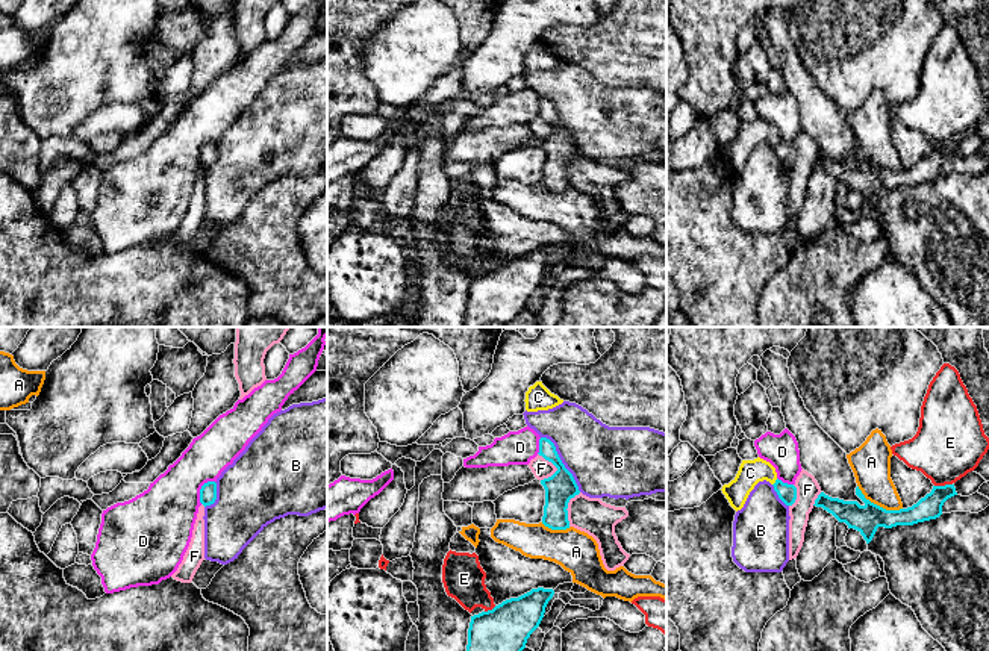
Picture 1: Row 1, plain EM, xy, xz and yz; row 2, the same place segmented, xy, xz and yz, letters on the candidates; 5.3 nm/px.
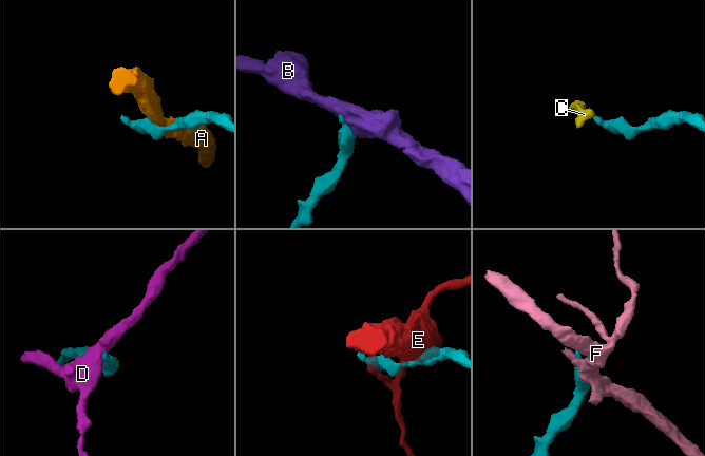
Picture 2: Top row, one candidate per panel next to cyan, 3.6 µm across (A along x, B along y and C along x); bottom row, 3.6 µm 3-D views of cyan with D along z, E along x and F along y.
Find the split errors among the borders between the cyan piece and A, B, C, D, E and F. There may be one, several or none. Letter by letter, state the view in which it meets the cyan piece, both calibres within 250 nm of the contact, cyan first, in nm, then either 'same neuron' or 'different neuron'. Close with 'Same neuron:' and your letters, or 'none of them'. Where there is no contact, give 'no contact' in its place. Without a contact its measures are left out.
A: meets cyan in yz; 150 nm thick on the cyan side, 200 nm on the other; different neuron
B: meets cyan in xz; 160 nm thick on the cyan side, 380 nm on the other; different neuron
C: meets cyan in yz; 100 nm thick on the cyan side, 130 nm on the other; same neuron
D: meets cyan in xy; 100 nm thick on the cyan side, 340 nm on the other; different neuron
E: meets cyan in yz; 130 nm thick on the cyan side, 380 nm on the other; different neuron
F: meets cyan in xz; 160 nm thick on the cyan side, 100 nm on the other; different neuron
Same neuron: C

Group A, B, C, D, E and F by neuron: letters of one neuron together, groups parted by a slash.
A / B / C / D / E / F

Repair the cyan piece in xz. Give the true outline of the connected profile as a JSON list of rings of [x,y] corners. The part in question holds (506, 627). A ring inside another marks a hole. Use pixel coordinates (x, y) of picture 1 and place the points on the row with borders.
[[[532,589],[471,616],[466,651],[523,651],[553,595],[553,589]]]

